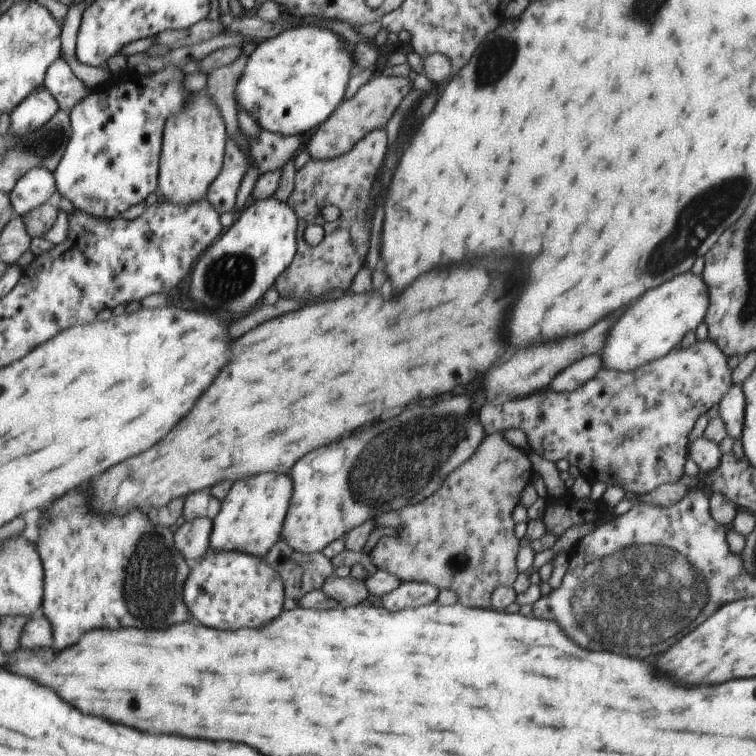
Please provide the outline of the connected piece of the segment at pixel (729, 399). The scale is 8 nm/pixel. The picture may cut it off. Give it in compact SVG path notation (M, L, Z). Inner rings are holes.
M733 384L724 394L719 404L719 415L726 426L727 435L732 440L740 440L745 417L745 396L742 384Z

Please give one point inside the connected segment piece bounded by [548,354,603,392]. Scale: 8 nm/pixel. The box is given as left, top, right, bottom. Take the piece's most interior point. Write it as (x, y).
(574, 376)

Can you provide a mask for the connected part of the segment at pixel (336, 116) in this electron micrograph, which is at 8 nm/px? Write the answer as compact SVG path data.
M374 75L360 86L350 99L342 104L311 134L306 148L312 159L330 160L346 154L361 138L373 130L385 128L396 108L412 90L412 77Z

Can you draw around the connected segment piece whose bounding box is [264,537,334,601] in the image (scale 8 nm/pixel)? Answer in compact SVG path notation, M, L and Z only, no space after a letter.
M283 537L268 550L264 560L282 577L286 598L298 601L304 594L321 589L334 574L332 562L322 551L300 553Z

